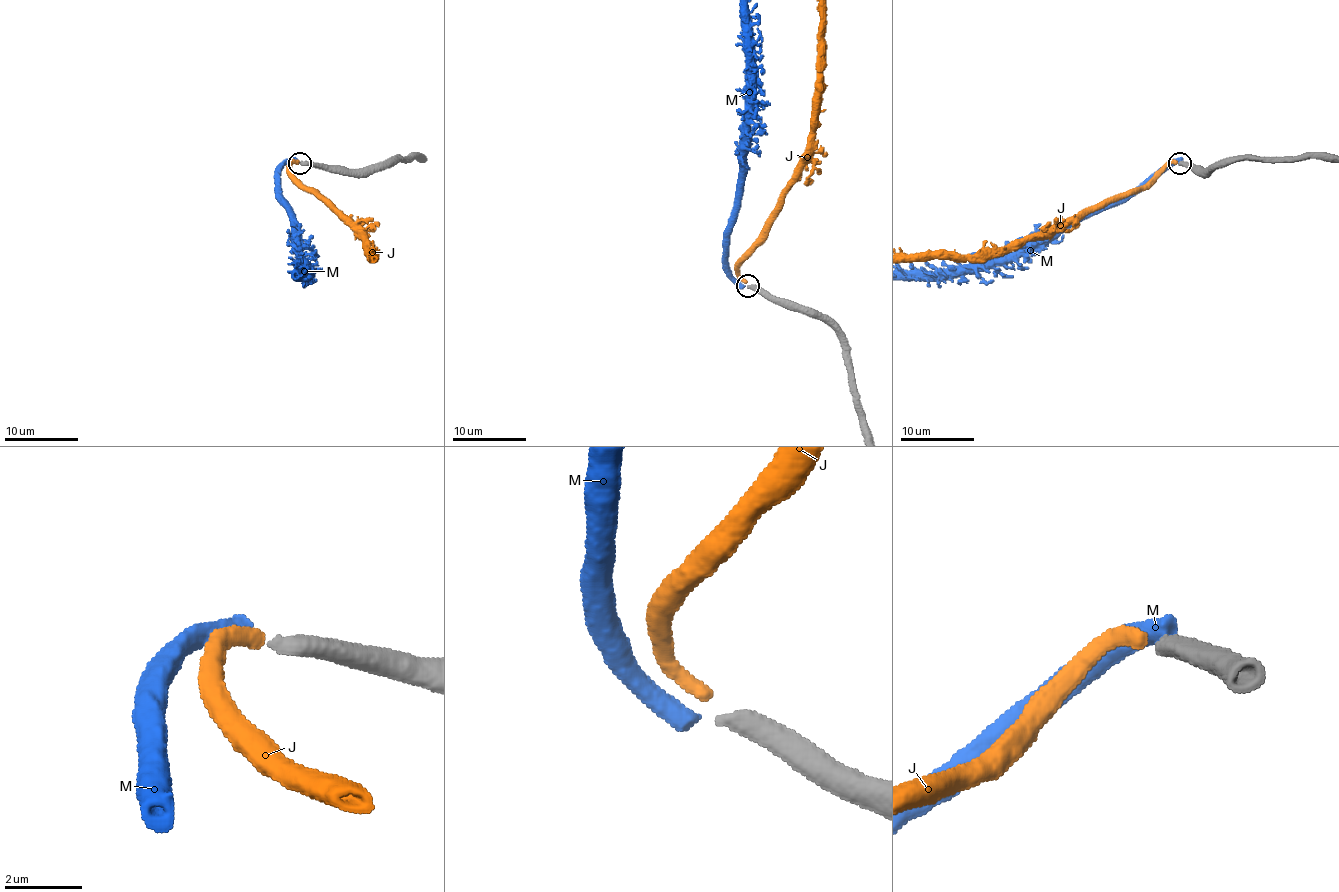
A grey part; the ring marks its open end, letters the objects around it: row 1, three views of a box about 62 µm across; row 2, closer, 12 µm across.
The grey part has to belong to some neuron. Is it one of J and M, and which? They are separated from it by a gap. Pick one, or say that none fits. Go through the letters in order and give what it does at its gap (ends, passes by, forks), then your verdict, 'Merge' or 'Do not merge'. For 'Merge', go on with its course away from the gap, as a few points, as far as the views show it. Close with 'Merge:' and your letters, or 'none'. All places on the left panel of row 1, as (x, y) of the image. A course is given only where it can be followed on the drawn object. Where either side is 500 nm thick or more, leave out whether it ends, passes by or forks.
J: It ends there. Do not merge
M: Merge
Merge: M

